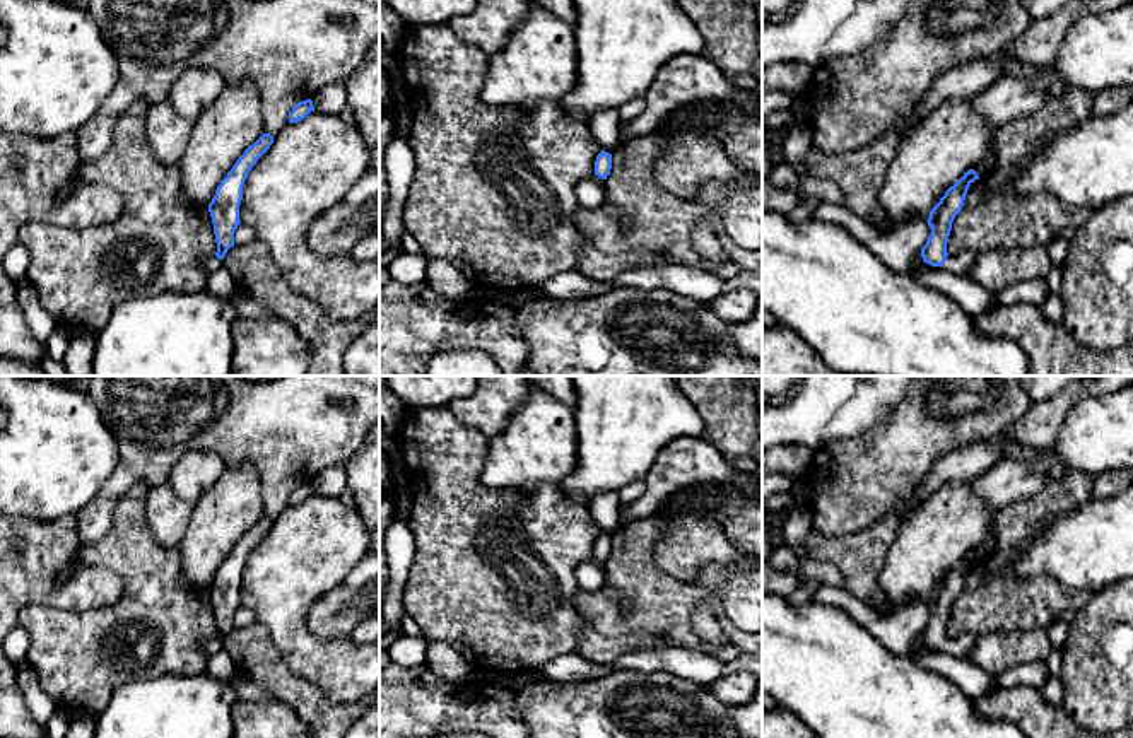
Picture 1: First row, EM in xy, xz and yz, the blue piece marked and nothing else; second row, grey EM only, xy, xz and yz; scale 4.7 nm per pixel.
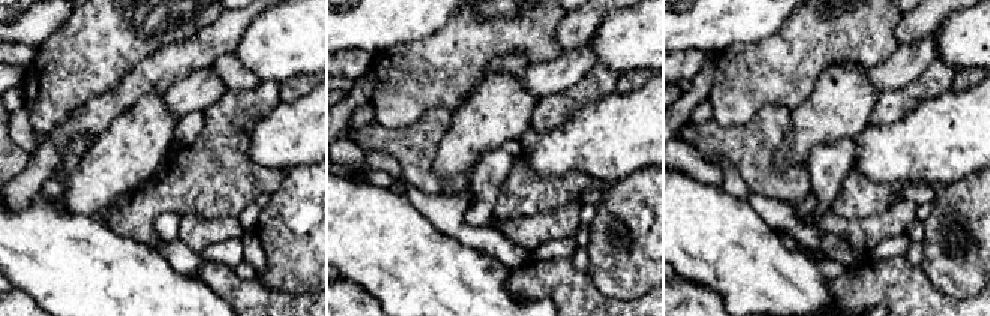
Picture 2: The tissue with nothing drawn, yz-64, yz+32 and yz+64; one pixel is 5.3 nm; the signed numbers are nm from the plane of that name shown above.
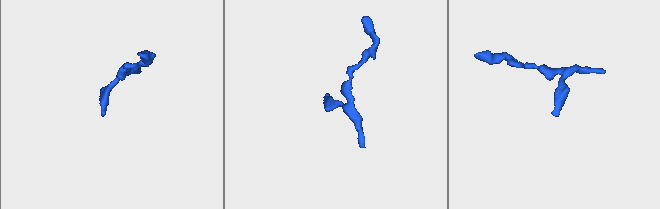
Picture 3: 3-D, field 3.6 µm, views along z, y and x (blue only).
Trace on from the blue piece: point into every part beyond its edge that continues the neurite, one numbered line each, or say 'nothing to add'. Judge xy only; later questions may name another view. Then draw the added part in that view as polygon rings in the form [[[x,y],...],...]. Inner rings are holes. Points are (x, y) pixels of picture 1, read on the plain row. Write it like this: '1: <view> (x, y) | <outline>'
1: xy (211, 646) | [[[210,637],[202,644],[202,649],[203,649],[205,656],[210,658],[212,654],[215,654],[222,649],[222,642],[219,642],[215,637]]]

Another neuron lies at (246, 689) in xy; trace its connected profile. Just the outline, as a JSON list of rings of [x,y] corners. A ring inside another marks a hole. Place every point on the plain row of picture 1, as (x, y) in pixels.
[[[238,671],[229,682],[238,695],[243,700],[263,700],[268,697],[263,687],[256,685],[244,673]]]

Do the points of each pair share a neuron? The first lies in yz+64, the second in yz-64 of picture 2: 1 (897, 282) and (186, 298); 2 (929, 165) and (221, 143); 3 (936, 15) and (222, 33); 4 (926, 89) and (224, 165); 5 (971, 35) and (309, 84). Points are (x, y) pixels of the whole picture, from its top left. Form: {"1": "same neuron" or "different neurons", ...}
{"1": "different neurons", "2": "different neurons", "3": "same neuron", "4": "same neuron", "5": "different neurons"}

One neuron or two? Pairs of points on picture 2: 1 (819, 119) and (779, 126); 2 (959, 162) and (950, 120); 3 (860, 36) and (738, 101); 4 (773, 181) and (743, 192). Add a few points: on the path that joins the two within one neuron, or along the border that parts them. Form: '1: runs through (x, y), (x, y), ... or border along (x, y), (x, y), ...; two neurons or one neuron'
1: border along (792, 111), (792, 128), (774, 155); two neurons
2: runs through (950, 152), (950, 131); one neuron
3: runs through (830, 36), (815, 36), (782, 69), (768, 72); one neuron
4: border along (728, 162), (737, 169), (750, 190); two neurons

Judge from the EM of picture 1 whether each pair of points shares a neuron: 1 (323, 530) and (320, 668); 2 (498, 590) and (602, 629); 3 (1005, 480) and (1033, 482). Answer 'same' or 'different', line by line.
1: same
2: different
3: same

